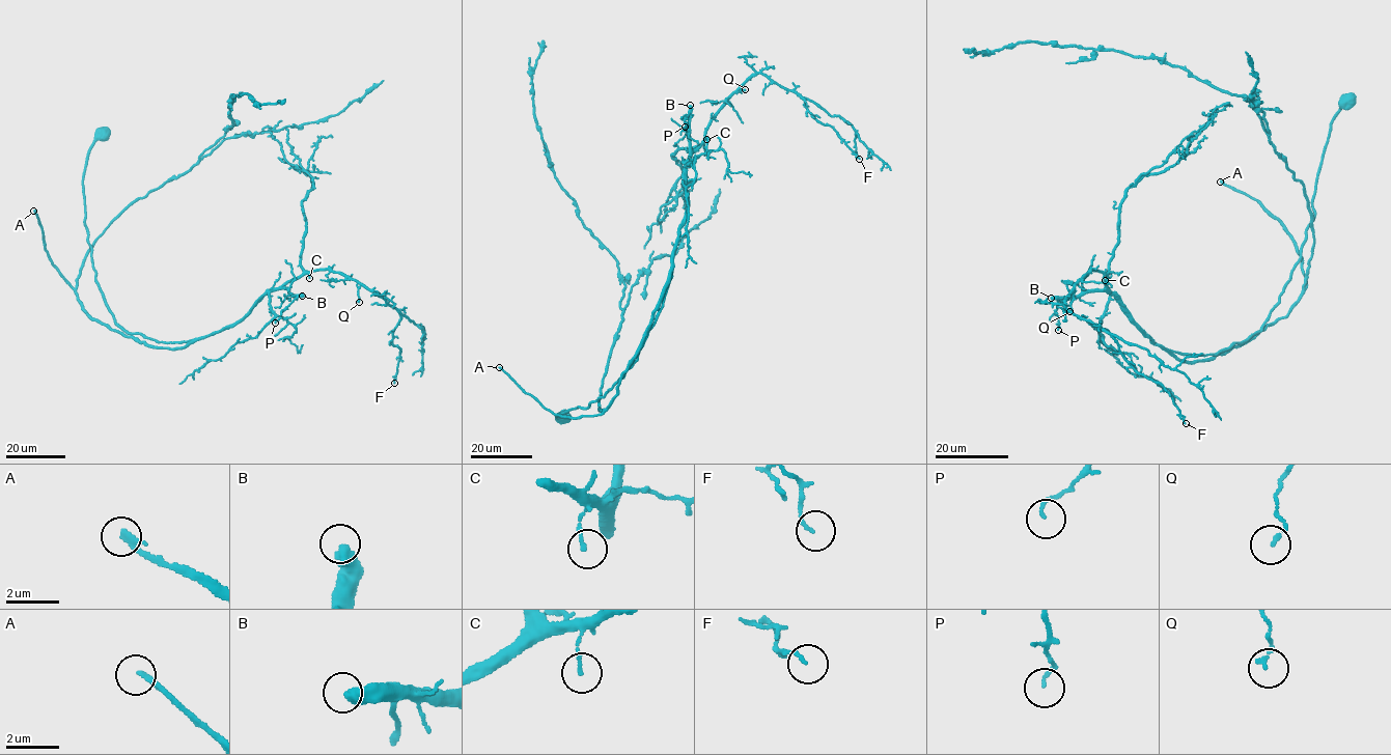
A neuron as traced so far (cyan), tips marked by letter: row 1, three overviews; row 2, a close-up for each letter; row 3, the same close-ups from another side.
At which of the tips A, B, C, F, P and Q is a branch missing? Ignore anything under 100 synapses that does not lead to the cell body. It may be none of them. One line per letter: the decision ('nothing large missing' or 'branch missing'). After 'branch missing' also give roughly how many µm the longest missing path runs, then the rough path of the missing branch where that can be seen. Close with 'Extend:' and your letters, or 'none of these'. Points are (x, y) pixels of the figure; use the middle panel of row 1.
A: branch missing; about 130 µm are missing
B: branch missing; about 130 µm are missing
C: nothing large missing
F: nothing large missing
P: nothing large missing
Q: nothing large missing
Extend: A, B

